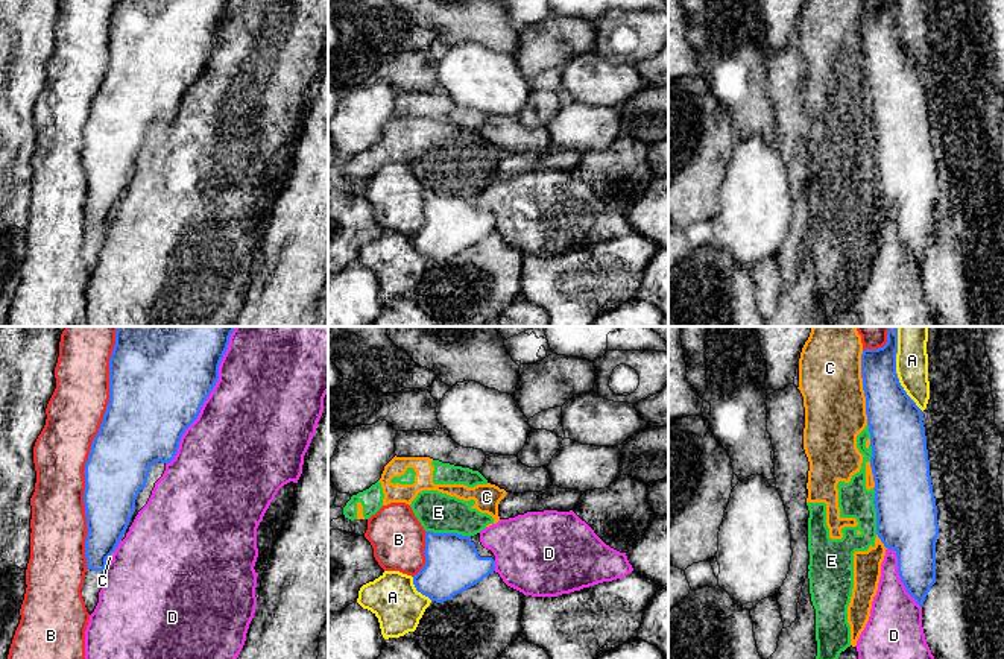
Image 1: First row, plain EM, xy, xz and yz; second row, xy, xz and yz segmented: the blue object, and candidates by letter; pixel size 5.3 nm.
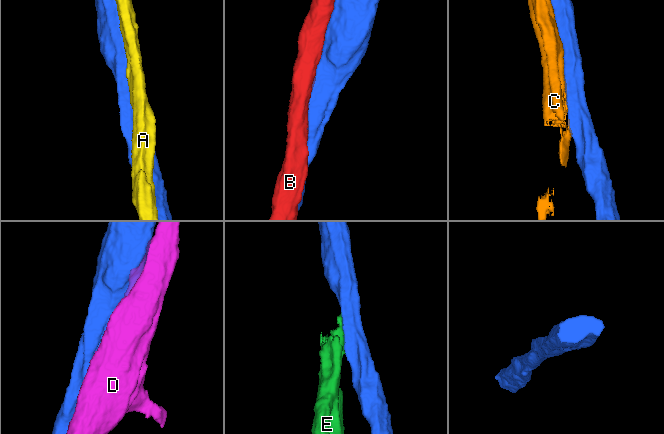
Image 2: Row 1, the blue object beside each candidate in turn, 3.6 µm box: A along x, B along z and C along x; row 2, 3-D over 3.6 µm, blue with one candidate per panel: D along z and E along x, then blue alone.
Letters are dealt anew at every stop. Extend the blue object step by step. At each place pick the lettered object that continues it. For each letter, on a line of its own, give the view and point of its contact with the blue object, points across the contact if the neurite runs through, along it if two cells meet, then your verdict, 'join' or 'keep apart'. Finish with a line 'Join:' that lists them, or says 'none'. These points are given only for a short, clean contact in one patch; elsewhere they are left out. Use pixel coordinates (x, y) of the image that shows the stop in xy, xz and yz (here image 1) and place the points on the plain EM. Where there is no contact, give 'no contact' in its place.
A: meets blue in yz at (896, 35); keep apart
B: meets blue in xy at (90, 114); keep apart
C: meets blue in yz at (863, 47); keep apart
D: meets blue in xy at (204, 61); keep apart
E: meets blue in yz at (877, 170); keep apart
Join: none

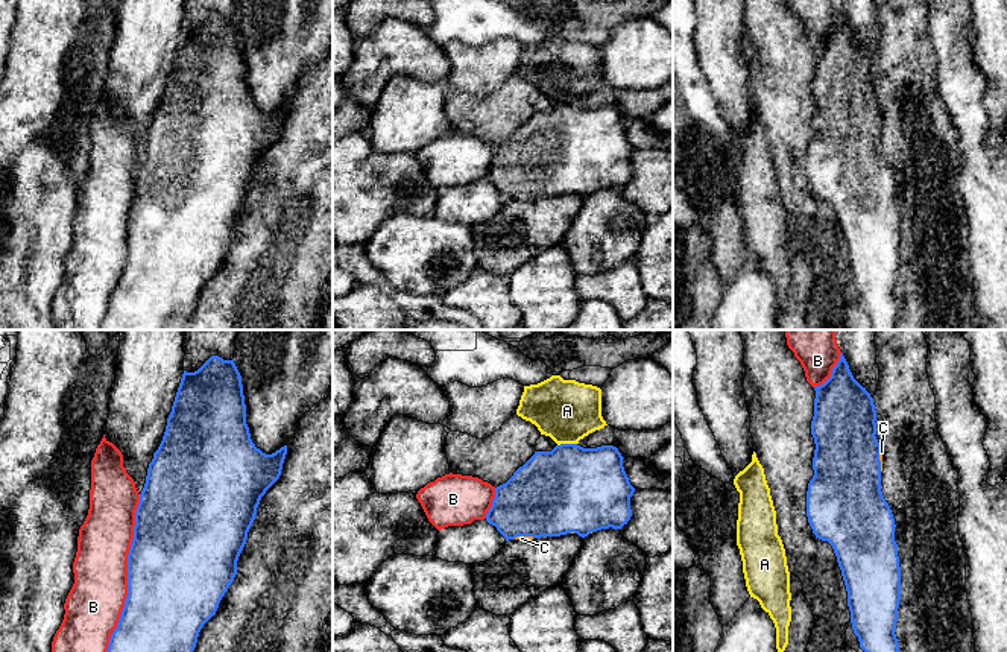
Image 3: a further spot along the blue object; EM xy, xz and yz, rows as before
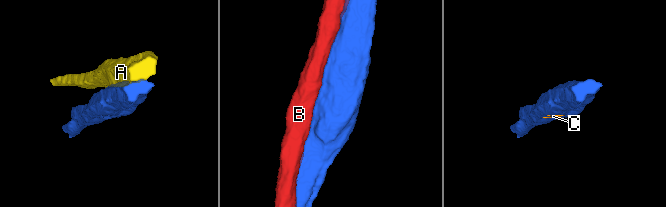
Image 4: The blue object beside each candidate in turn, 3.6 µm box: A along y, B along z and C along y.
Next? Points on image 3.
A: meets blue in xz at (567, 104); keep apart
B: meets blue in xy at (128, 242); keep apart
C: meets blue in xz at (523, 195); join
Join: C

